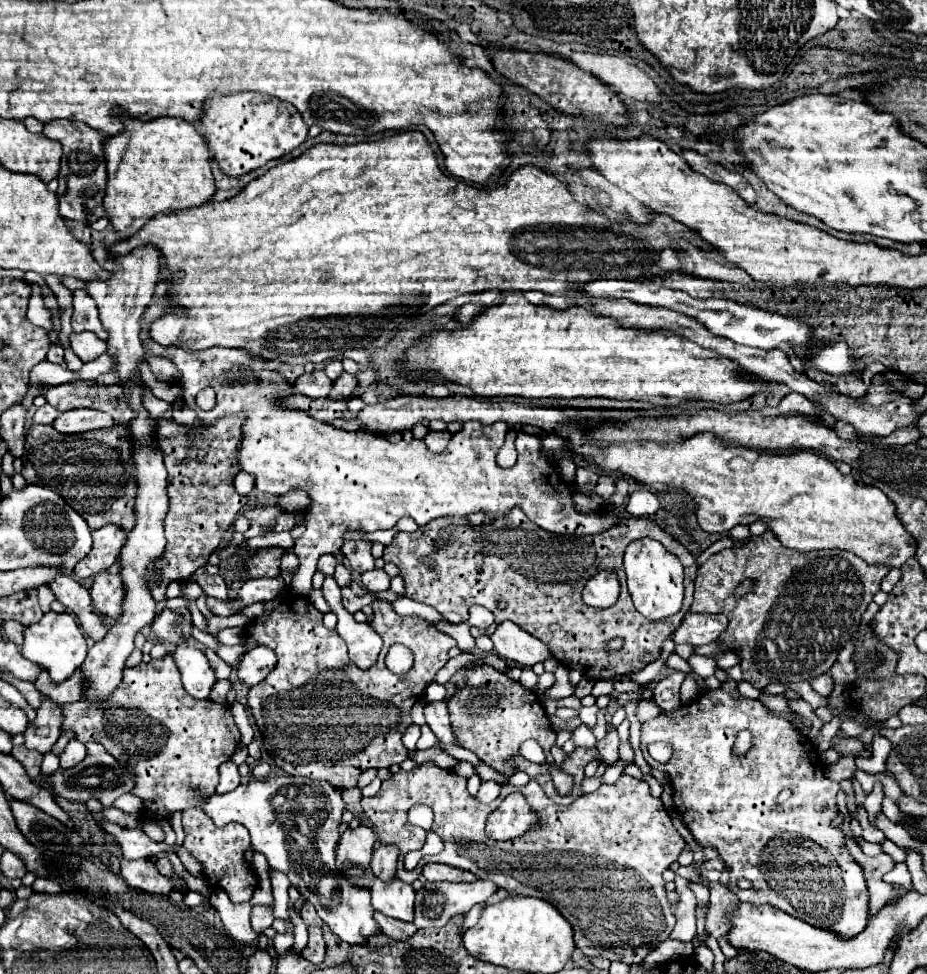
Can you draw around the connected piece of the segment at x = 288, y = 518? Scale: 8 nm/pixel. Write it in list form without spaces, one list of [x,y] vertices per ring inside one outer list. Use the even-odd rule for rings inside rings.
[[[284,514],[284,516],[280,516],[280,518],[276,520],[272,532],[282,532],[282,530],[290,532],[292,528],[294,528],[294,514]]]

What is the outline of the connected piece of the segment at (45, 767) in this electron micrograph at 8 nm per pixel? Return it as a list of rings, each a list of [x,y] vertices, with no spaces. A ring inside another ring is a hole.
[[[46,753],[41,763],[41,773],[50,776],[59,768],[59,758],[53,753]]]

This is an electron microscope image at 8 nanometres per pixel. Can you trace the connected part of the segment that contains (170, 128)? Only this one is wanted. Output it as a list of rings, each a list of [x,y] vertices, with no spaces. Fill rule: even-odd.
[[[118,108],[114,116],[122,120],[124,130],[104,138],[102,144],[108,172],[104,210],[120,240],[134,236],[154,214],[198,206],[214,194],[212,158],[192,122],[182,118],[154,118],[142,122],[126,116],[126,112],[118,112]]]

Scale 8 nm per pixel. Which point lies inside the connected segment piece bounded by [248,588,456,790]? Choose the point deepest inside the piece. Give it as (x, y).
(320, 717)

